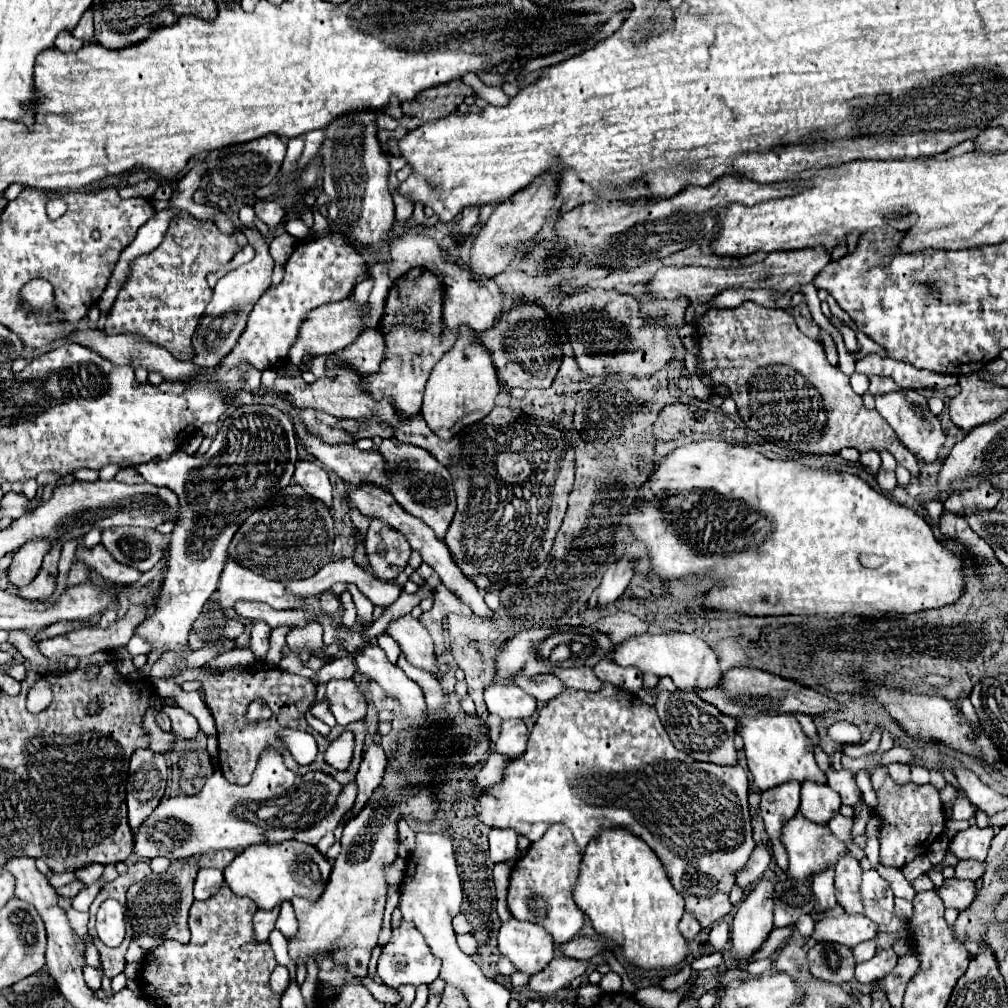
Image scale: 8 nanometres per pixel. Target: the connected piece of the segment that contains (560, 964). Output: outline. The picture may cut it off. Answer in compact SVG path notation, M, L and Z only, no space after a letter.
M553 958L549 968L533 974L529 978L527 988L539 996L553 996L557 990L565 988L573 978L581 976L587 970L587 964L583 960L573 960L573 958Z

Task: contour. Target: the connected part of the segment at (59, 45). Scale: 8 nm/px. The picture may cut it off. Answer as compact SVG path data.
M63 32L57 40L55 40L55 48L61 52L77 52L83 46L81 40L73 38L69 32Z

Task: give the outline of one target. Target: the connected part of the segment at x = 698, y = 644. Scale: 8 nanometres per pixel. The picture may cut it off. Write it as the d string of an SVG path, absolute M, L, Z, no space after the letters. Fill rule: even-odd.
M641 634L617 644L613 660L621 666L635 666L641 672L651 672L659 678L671 676L679 690L705 690L721 682L723 670L717 654L693 634Z

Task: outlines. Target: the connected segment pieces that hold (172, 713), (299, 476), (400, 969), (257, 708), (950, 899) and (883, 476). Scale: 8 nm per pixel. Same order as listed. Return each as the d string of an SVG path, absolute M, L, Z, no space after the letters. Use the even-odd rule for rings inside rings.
M165 700L163 712L171 718L171 724L173 724L173 730L175 730L177 736L181 736L181 738L195 738L197 736L199 724L189 712L185 712L183 708L171 704L169 700Z
M299 460L295 468L295 484L303 486L309 496L317 496L327 508L333 508L333 496L331 496L331 482L325 468L317 466L315 460Z
M401 922L401 926L393 930L391 940L383 946L383 952L377 960L377 974L391 988L397 988L401 984L413 984L413 986L431 984L439 976L439 970L441 970L441 960L437 960L431 954L421 932L409 922Z
M257 698L257 700L253 700L253 702L249 704L247 714L245 714L245 720L247 720L247 722L257 722L257 720L263 720L263 718L269 718L269 716L271 716L269 706L265 704L265 700Z
M957 878L945 880L943 886L939 888L939 896L945 902L945 908L965 910L975 898L975 882L957 880Z
M879 470L877 474L877 484L885 490L885 492L893 492L895 490L895 474L893 472L885 472L885 470Z

